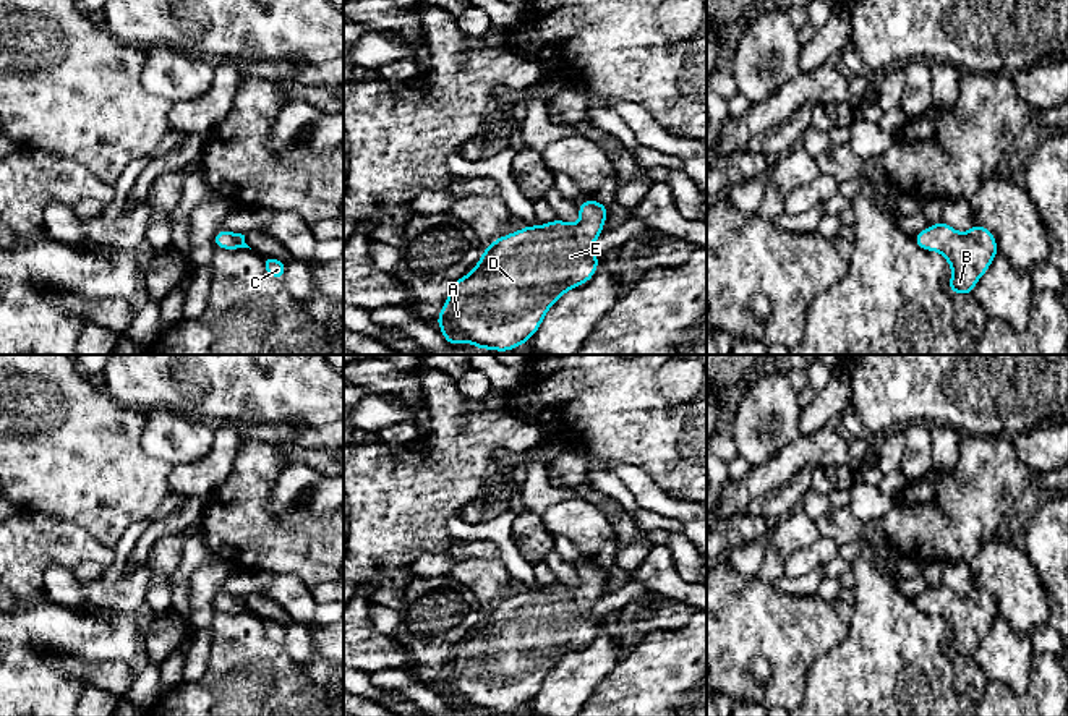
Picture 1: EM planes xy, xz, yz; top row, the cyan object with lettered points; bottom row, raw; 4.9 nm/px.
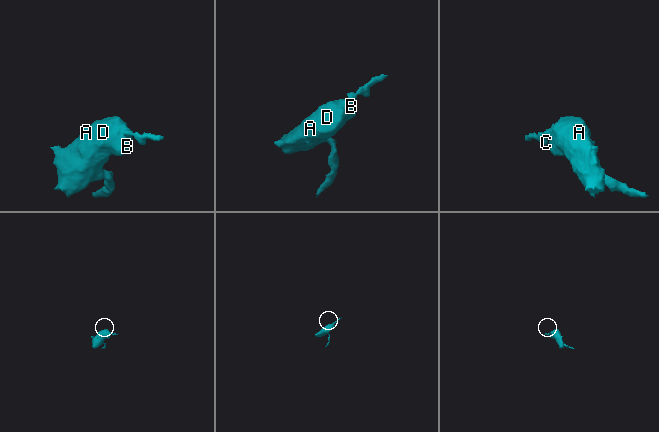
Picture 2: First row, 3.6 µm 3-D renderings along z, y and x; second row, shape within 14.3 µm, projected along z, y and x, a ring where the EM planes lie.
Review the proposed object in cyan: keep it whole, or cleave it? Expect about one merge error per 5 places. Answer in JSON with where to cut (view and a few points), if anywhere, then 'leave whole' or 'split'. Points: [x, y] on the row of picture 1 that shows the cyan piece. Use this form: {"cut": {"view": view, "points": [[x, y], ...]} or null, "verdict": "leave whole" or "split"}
{"cut": null, "verdict": "leave whole"}

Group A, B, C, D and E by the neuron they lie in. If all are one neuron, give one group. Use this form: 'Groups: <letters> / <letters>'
Groups: A B C D E

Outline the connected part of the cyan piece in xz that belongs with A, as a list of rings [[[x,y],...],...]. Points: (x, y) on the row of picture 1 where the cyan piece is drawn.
[[[595,198],[577,204],[582,220],[566,224],[554,219],[540,227],[528,225],[519,232],[499,237],[485,248],[481,259],[468,275],[451,283],[449,298],[436,319],[449,345],[464,345],[465,337],[476,348],[509,352],[528,342],[540,329],[546,311],[569,290],[588,282],[600,264],[593,254],[593,243],[601,235],[608,215],[608,206]]]

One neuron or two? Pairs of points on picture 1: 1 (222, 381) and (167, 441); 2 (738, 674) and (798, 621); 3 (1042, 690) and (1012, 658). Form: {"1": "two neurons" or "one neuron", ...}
{"1": "two neurons", "2": "one neuron", "3": "two neurons"}

